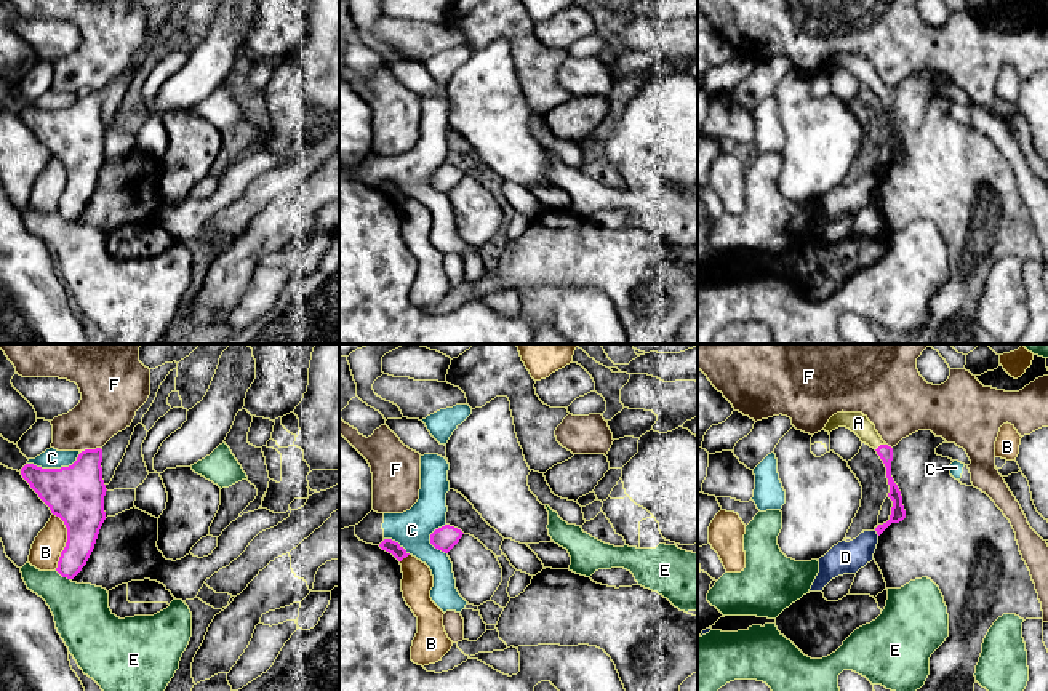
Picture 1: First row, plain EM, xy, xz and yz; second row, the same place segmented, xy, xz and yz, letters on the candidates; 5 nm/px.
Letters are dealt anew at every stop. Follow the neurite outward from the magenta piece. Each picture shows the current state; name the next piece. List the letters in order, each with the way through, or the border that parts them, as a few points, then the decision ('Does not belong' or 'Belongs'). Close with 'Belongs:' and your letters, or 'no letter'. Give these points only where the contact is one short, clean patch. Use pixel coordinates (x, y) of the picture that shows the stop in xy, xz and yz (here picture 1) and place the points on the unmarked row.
A: Path across: yz (885, 93), (880, 87), (858, 64). Belongs
B: Does not belong
C: Boundary: xy (80, 95), (68, 107), (37, 109), (28, 106). Does not belong
D: Boundary: yz (874, 171), (879, 176). Does not belong
E: Boundary: xy (55, 211), (69, 221). Does not belong
F: Boundary: xy (100, 88), (82, 93). Does not belong
Belongs: A

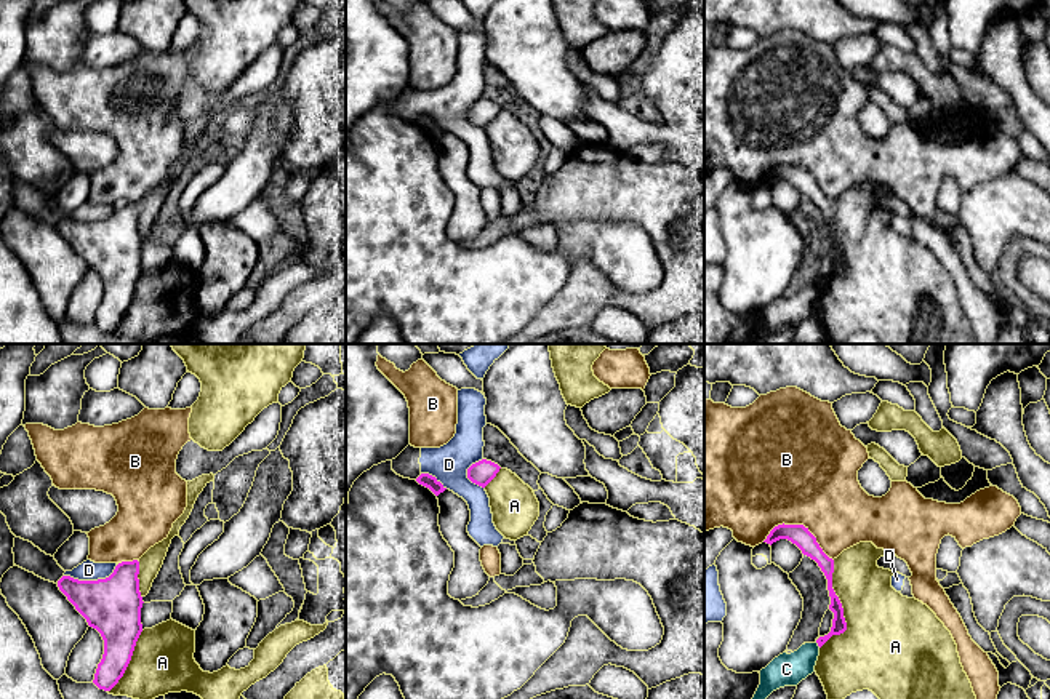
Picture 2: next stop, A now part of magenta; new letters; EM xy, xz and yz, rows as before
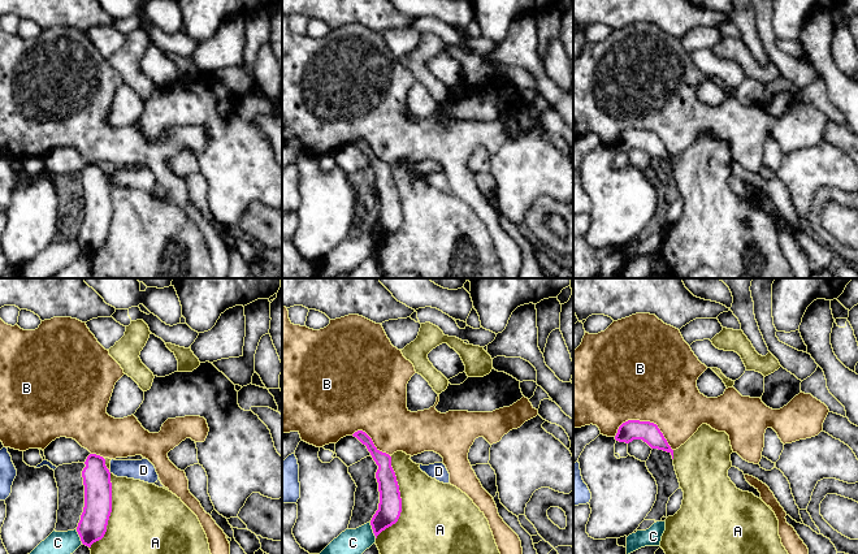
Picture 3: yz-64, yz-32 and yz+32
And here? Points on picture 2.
A: Does not belong
B: Does not belong
C: Boundary: yz (815, 283), (820, 288). Does not belong
D: Boundary: xy (117, 207), (104, 219), (74, 221), (64, 218). Does not belong
Belongs: no letter

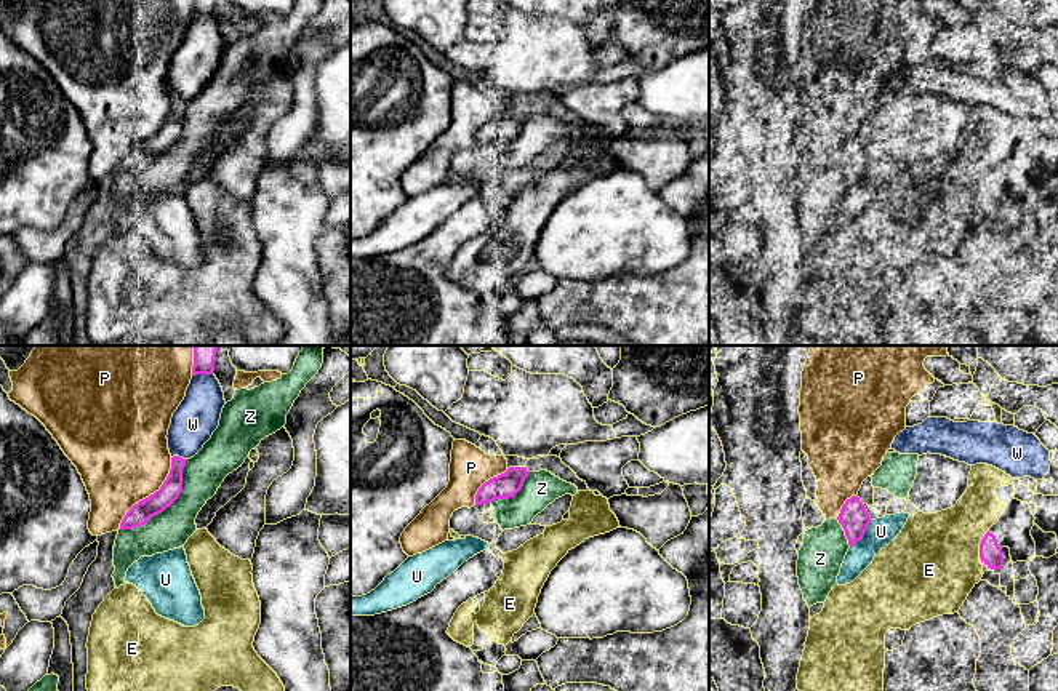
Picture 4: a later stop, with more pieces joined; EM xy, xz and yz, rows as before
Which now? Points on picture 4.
E: Does not belong
P: Does not belong
U: Does not belong
W: Does not belong
Z: Does not belong
Belongs: no letter

